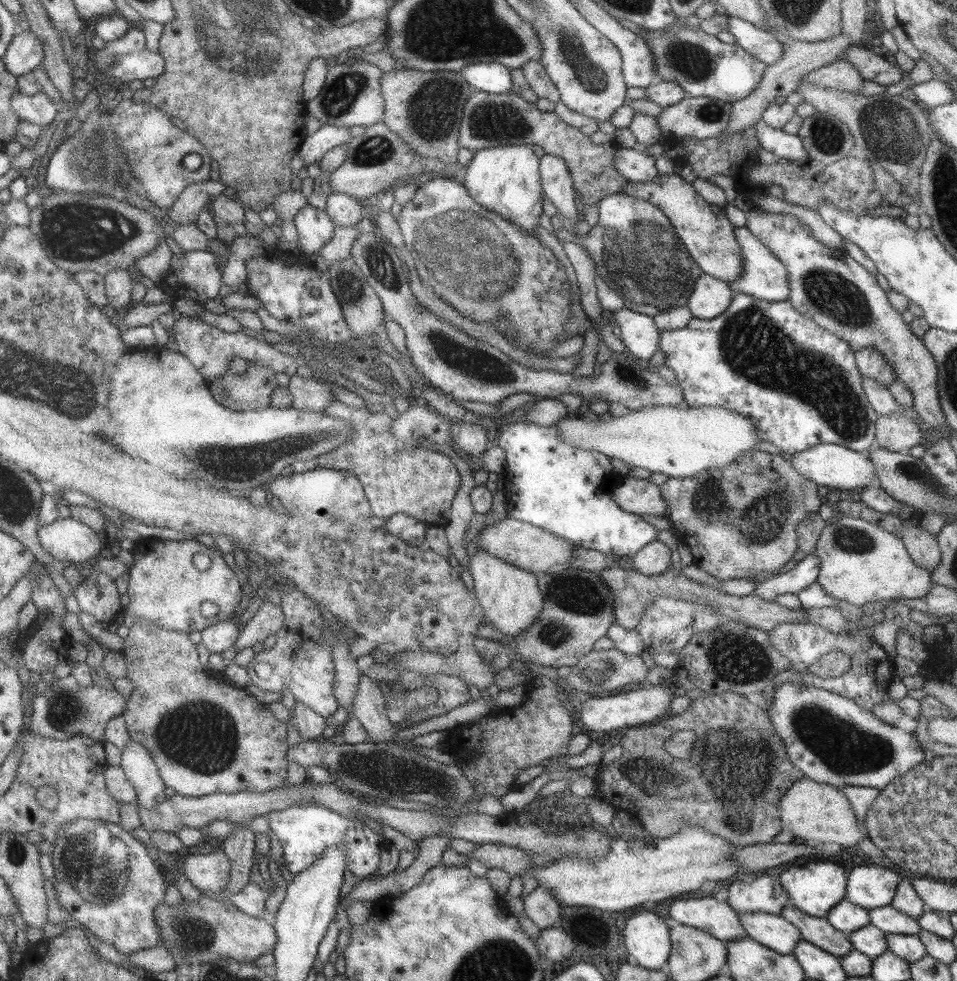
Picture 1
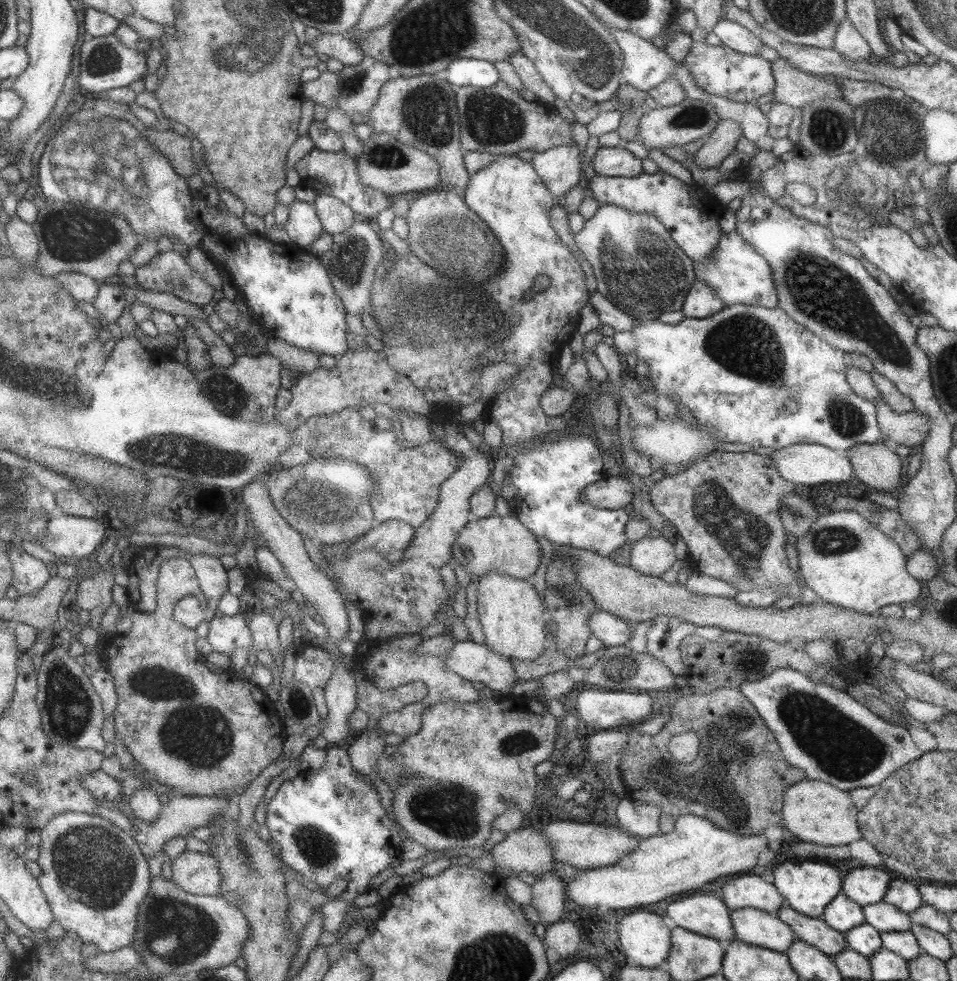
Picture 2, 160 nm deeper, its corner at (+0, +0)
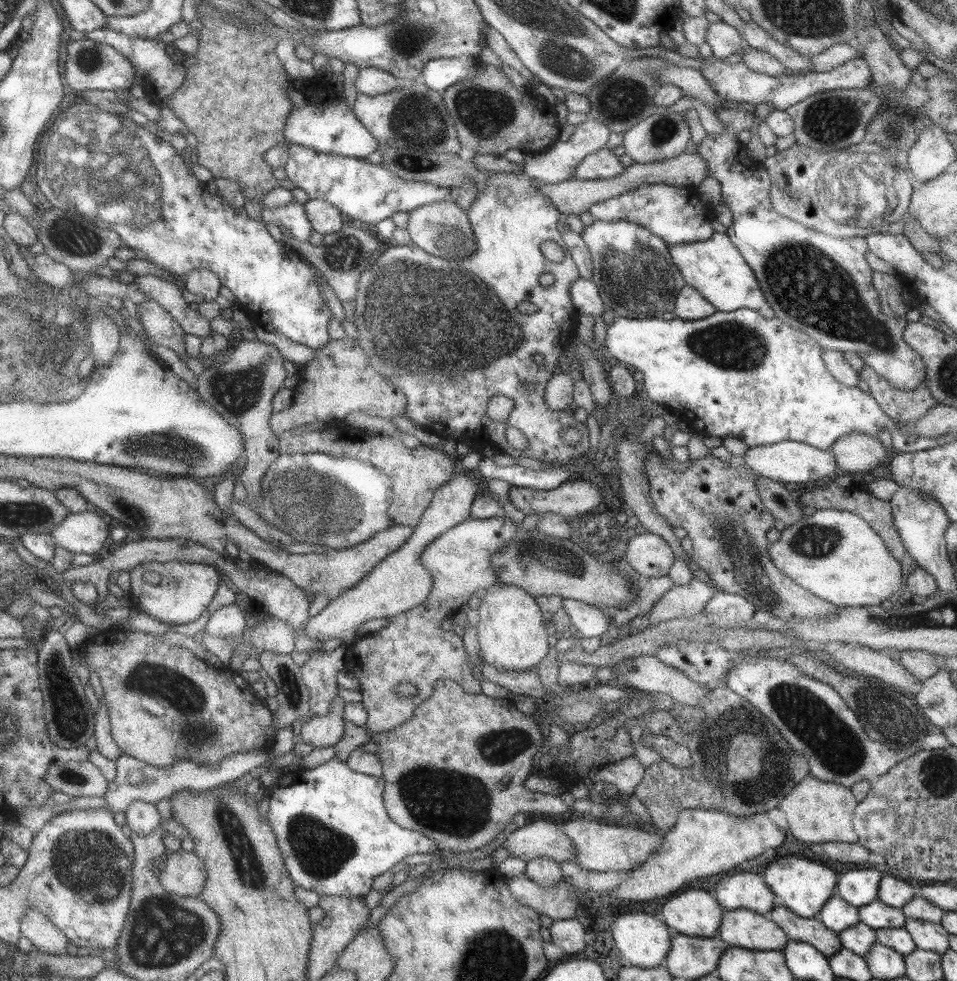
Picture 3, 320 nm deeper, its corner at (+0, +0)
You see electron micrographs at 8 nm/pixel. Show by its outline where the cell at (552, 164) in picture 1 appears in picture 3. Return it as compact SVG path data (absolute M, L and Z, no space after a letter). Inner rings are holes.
M585 120L575 126L573 134L569 136L566 142L556 141L551 144L545 152L539 154L525 155L523 160L522 172L531 180L539 183L556 183L574 178L572 170L589 154L597 152L604 148L611 133L607 127L599 125L597 121Z

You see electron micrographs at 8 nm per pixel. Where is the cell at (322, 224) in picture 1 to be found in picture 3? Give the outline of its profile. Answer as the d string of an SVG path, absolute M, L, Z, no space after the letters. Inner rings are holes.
M293 200L285 206L276 207L262 208L261 221L281 225L290 232L293 239L307 241L312 229L305 217L303 205Z

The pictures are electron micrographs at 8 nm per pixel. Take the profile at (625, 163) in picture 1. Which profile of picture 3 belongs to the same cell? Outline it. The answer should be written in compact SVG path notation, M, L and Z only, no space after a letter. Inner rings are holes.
M604 147L597 152L585 156L572 170L572 176L579 180L606 179L619 174L625 167L619 163L618 157Z

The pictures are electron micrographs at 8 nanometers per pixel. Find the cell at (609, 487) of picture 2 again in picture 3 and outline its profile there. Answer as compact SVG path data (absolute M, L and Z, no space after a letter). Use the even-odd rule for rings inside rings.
M588 478L565 481L551 490L535 490L510 485L506 496L509 502L524 515L552 512L575 517L576 514L583 515L603 504L599 488L589 482Z

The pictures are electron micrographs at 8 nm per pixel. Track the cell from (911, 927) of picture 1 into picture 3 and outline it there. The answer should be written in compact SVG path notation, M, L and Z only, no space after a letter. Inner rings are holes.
M879 899L872 900L858 908L859 922L873 929L901 928L905 915L902 909L883 904Z

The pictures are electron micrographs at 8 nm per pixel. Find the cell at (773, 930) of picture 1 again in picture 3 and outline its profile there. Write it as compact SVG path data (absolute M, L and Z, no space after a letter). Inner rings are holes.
M724 909L718 926L720 939L729 947L782 951L786 934L771 920L745 909Z

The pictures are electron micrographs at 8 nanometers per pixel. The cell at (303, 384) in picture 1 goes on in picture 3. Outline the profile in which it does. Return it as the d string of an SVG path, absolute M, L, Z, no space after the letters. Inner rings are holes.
M343 337L329 339L322 347L314 350L313 360L303 364L303 376L293 388L293 402L281 412L272 412L269 417L269 430L276 437L283 431L315 422L323 423L342 420L349 412L374 414L375 418L390 420L401 415L406 407L402 390L389 384L379 376L367 361L355 340Z

